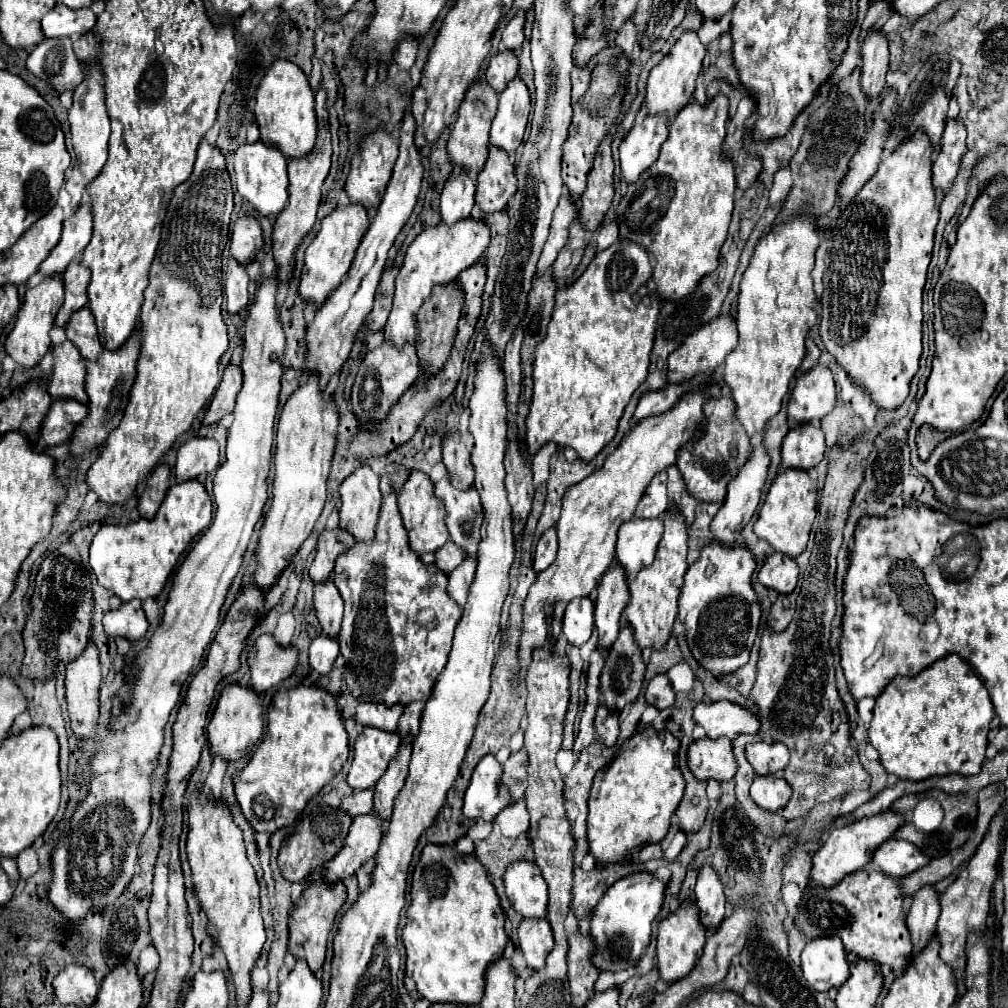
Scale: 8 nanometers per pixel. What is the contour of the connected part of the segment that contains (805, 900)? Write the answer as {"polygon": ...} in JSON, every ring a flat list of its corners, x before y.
{"polygon":[[860,869,846,875,834,887,808,883,794,915,794,925,808,939,838,935,848,953,856,953,860,959,870,959,878,965,890,965,896,977,900,977,910,963,910,933,904,919,898,879,876,869]]}

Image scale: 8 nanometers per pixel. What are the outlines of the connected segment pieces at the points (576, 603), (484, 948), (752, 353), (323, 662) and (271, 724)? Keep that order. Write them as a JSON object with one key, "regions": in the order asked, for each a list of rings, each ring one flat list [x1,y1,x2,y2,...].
{"regions":[[[588,597,574,599,566,607,566,615,562,621,562,631,568,643,576,647,584,645,592,635,592,627,594,627,594,603]],[[426,845,412,873,410,907,402,941,406,947,406,975,416,983,420,997,432,1003,474,1005,484,995,484,973,494,959,500,959,508,943,504,929,506,917,500,907,498,895,486,877,486,869,474,855,462,855,454,847]],[[804,211,788,225,774,227,766,233,752,259,744,277,740,281,740,295,738,295,738,313,736,313,736,329,738,329,738,347,726,357,724,361,724,381,732,389,732,399,736,403,736,419,746,429,746,435,752,437,760,433,764,425,780,411,782,397,788,393,788,383,794,377,798,365,802,363,806,349,804,339,812,325,818,323,818,315,812,309,816,301,816,293,812,289,812,269,814,269,814,253,820,245,818,225,810,211]],[[316,637,312,643,310,643,310,667,314,671,318,671,320,675,326,675,330,673,338,653,340,653,340,645,338,645,338,639,332,639,332,637]],[[298,685,292,689,278,689,268,709,268,731,264,735,264,741,260,743,248,765,242,769,242,773,234,779,234,793,246,821,254,831,266,833,288,827,302,813,308,799,314,797,342,769,346,759,348,733,344,729,336,699,320,687]]]}

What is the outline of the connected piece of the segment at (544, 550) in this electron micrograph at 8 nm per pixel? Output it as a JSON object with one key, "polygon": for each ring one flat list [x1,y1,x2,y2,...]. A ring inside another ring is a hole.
{"polygon":[[552,527,552,529,548,529,548,531,540,537,540,541,538,541,538,545,536,545,536,553,534,553,534,561,532,561,532,569,534,569,536,573,548,569,548,567,554,563,554,555,556,555,556,551,558,551,556,545,558,545,558,541,556,541,554,527]]}

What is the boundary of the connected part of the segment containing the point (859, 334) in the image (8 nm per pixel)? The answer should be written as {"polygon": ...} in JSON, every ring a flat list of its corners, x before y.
{"polygon":[[916,135,914,139,908,139,906,143,902,143,902,147,898,147,898,151,894,155,886,155,882,159,878,171,874,173,874,177,856,193,856,197,840,213,834,229,830,231,832,245,828,247,828,253,824,257,826,271,824,271,824,293,820,297,820,305,822,305,820,325,818,325,820,339,826,347,826,351,842,365,846,375,856,385,860,385,870,395,870,399,876,403,876,407,882,411,896,411,904,403,904,399,908,397,908,391,910,391,910,381,918,371,918,361,920,361,920,353,922,353,922,289,926,283,926,269,930,265,930,255,932,255,932,245,934,245,934,229,938,223,936,195,934,195,934,189,930,183,932,153,934,151,930,151,930,143,926,143,926,135]]}

